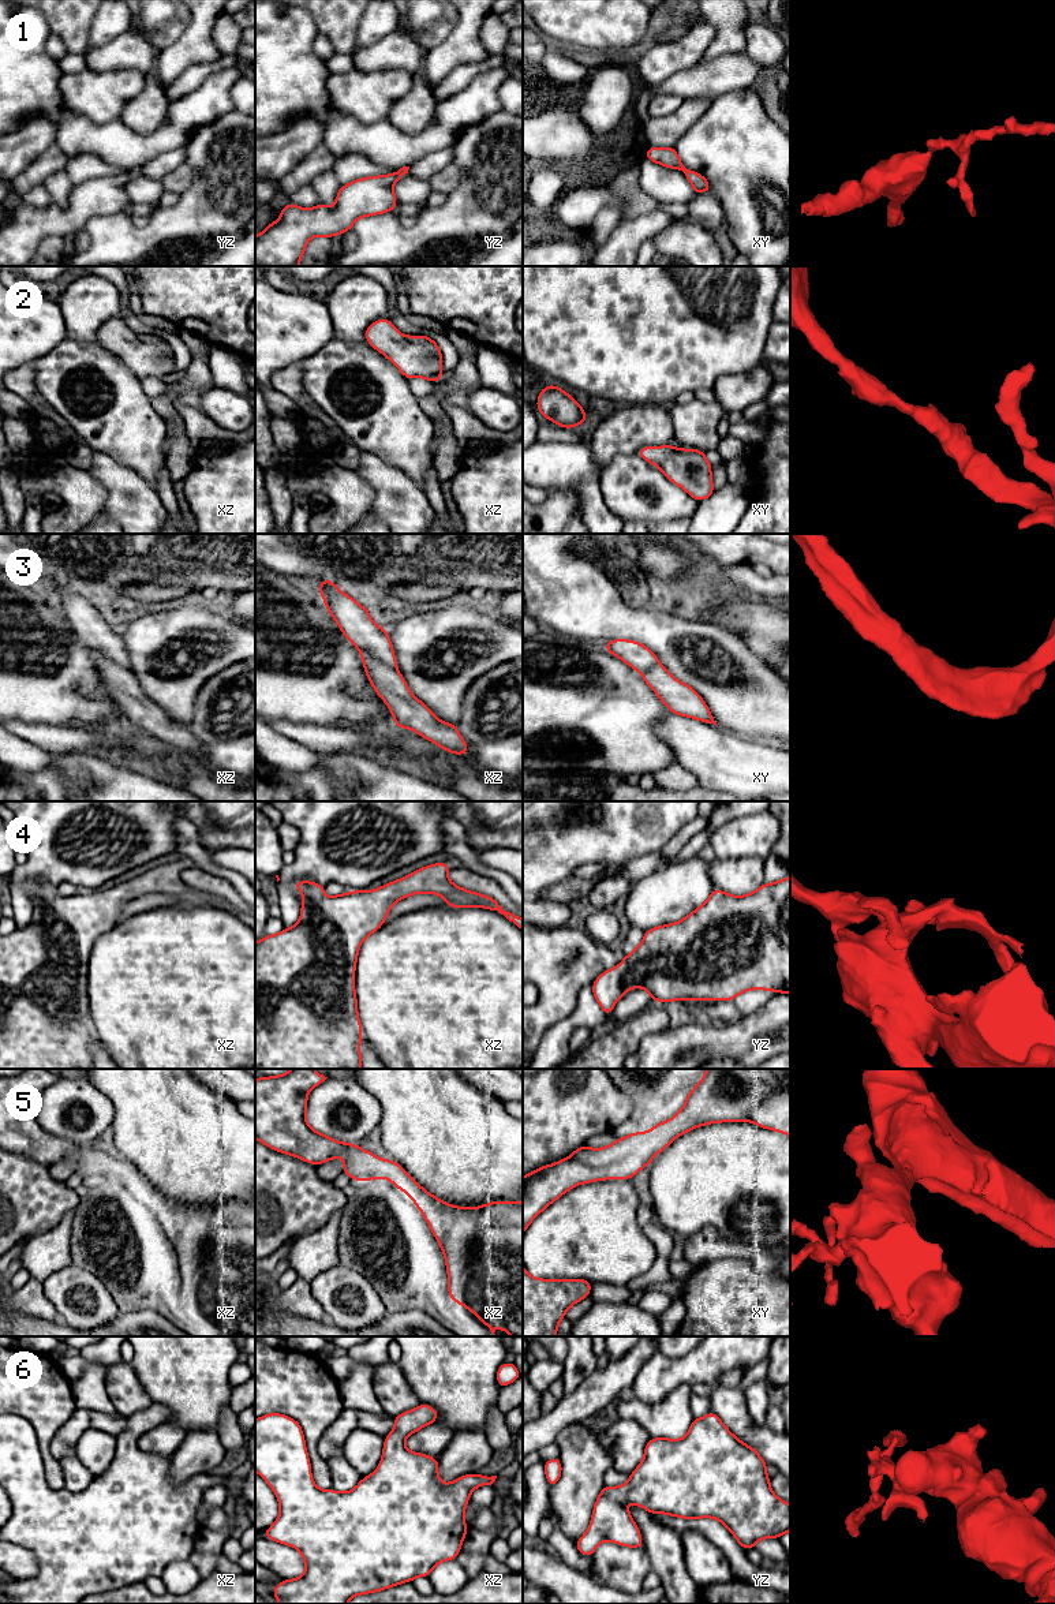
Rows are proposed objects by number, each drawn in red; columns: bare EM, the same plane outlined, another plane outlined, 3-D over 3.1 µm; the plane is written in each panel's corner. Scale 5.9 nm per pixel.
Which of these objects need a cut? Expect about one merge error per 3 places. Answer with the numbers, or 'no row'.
no row

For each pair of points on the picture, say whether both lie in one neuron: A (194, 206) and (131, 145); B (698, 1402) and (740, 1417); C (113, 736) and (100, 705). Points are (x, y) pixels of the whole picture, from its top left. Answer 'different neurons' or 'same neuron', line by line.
A: different neurons
B: different neurons
C: different neurons

